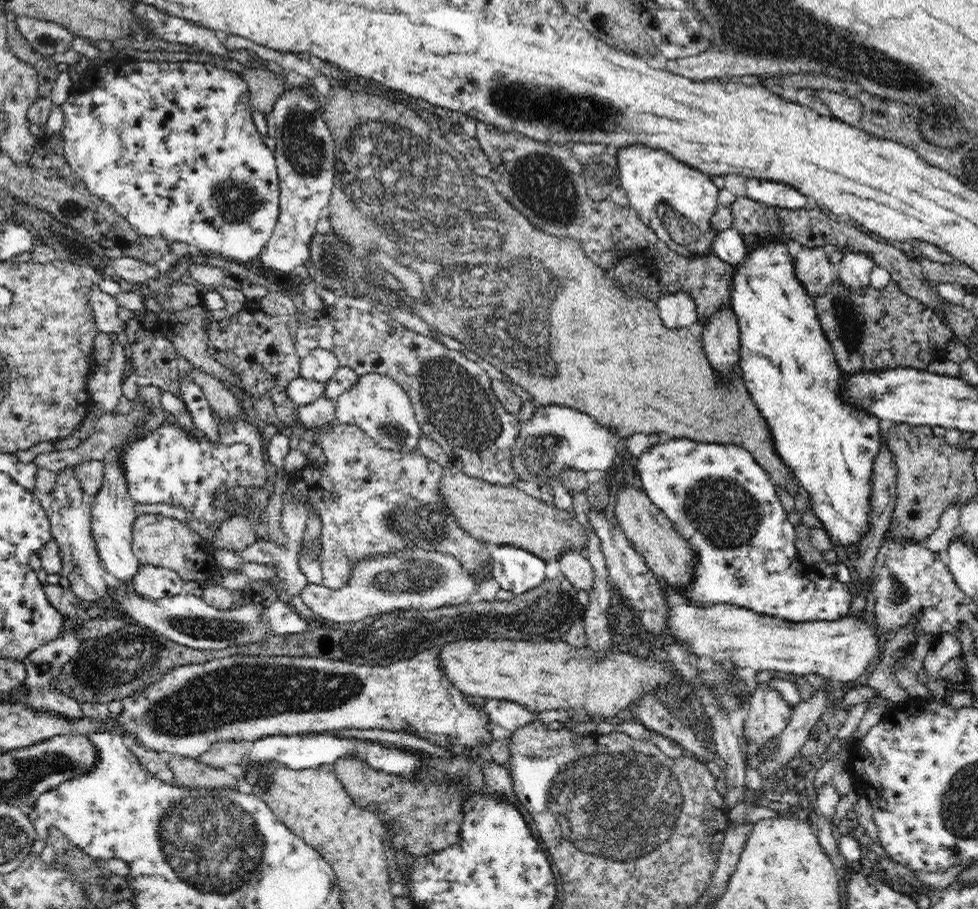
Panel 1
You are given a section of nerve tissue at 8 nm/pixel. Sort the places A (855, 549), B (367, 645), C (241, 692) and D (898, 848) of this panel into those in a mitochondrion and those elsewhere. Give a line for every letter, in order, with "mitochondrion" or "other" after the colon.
A: other
B: mitochondrion
C: mitochondrion
D: other

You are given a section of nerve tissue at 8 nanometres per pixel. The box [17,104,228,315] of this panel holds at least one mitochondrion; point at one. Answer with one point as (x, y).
(69, 209)

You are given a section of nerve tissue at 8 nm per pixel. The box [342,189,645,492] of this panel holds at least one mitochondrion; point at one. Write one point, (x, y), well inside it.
(458, 410)

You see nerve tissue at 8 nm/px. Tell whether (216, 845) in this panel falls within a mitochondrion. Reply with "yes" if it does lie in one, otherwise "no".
yes

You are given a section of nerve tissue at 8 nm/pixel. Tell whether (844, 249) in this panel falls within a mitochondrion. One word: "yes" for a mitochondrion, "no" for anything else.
no

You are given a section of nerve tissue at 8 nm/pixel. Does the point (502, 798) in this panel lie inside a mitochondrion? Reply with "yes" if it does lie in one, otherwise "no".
no

